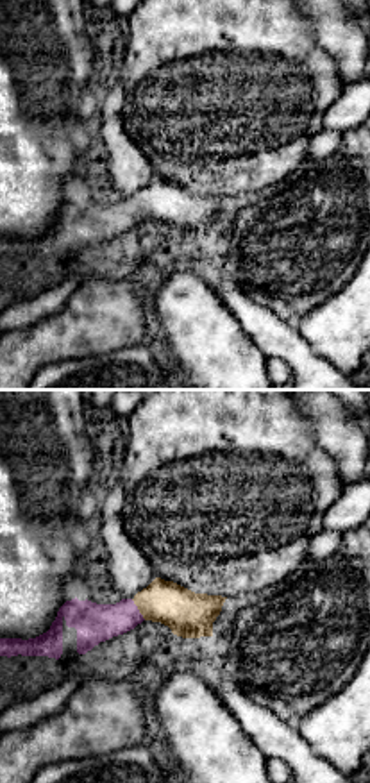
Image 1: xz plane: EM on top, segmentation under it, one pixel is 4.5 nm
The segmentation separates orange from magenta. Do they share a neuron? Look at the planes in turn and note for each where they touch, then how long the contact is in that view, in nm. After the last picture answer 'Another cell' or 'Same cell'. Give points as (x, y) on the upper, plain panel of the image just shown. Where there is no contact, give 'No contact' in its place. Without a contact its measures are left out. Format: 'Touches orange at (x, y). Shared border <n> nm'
Touches orange at (138, 208). Shared border 120 nm

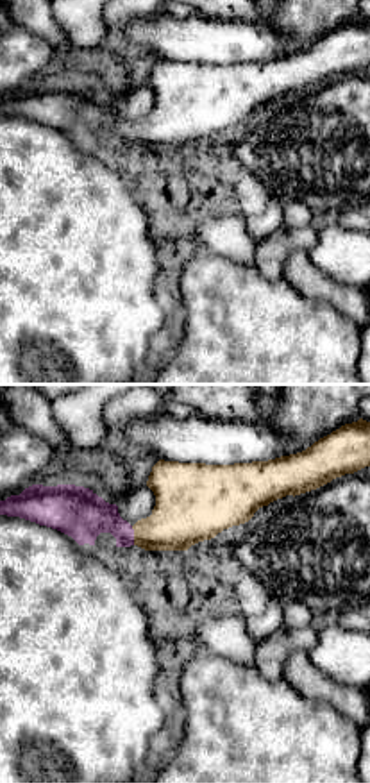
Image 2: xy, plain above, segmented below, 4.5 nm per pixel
Touches orange at (134, 134). Shared border 90 nm

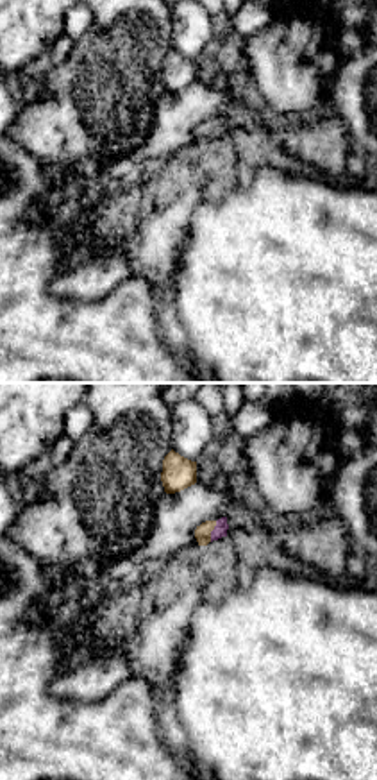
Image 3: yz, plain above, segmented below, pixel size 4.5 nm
Touches orange at (211, 129). Shared border 100 nm

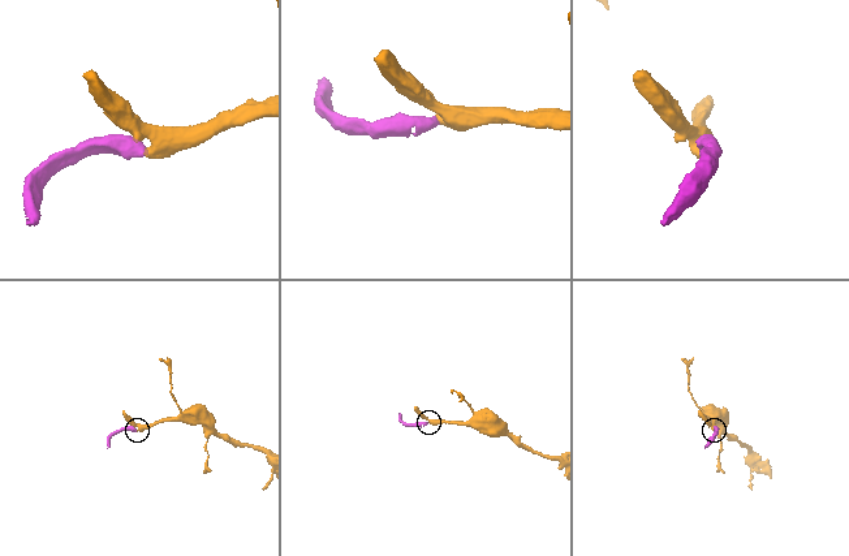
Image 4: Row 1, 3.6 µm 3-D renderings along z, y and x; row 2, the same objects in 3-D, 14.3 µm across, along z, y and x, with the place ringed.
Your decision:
Same cell

